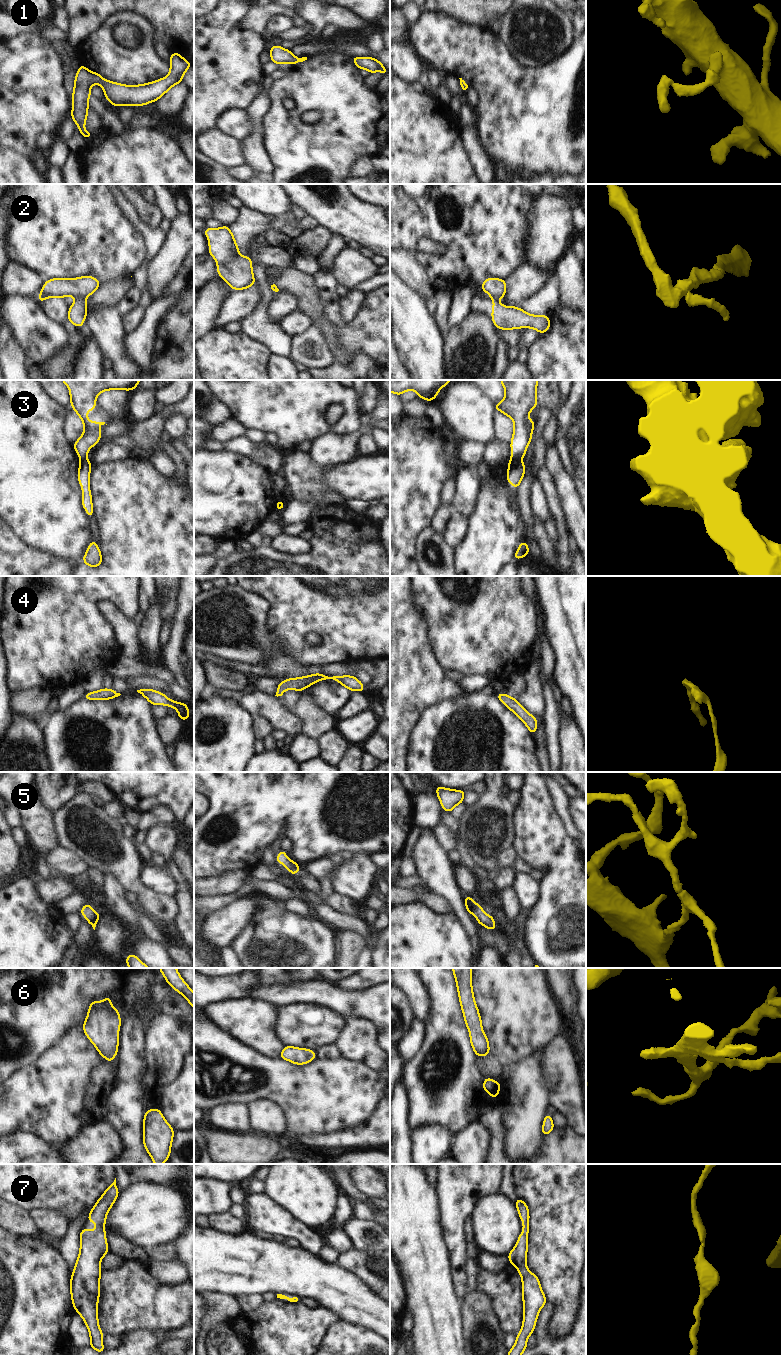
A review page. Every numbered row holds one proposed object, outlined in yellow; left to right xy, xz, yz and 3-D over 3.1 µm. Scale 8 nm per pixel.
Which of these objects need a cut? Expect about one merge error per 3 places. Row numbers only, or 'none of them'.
2, 3

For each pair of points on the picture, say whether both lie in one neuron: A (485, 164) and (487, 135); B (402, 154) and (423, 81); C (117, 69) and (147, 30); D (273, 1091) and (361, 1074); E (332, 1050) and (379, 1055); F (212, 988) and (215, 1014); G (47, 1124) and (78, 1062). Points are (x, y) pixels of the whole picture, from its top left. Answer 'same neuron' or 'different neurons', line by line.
A: different neurons
B: different neurons
C: same neuron
D: same neuron
E: different neurons
F: different neurons
G: same neuron

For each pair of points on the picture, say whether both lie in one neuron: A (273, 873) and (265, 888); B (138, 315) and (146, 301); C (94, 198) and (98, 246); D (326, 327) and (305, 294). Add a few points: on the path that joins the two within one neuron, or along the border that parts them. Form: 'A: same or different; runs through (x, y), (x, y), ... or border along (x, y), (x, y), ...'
A: different; border along (275, 880), (260, 880), (257, 883), (257, 893)
B: same; runs through (140, 312), (144, 304)
C: same; runs through (94, 210), (94, 234)
D: same; runs through (320, 319), (316, 309), (310, 302)

